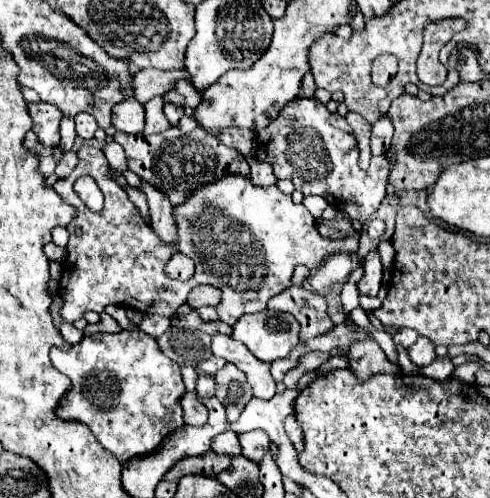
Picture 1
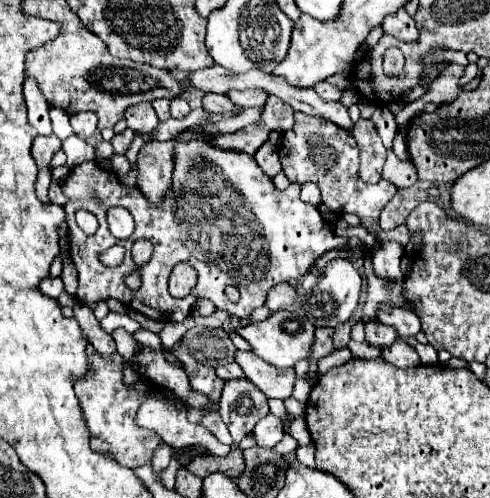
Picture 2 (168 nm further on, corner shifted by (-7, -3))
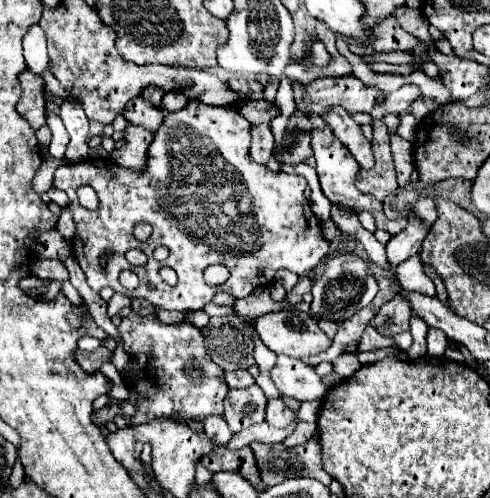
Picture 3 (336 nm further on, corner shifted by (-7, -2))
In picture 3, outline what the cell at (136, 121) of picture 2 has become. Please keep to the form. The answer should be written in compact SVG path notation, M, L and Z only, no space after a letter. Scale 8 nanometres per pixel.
M134 97L124 107L124 117L130 123L136 123L136 125L148 129L148 131L156 131L160 127L160 123L162 123L164 113L160 111L160 107L156 107L154 103L146 101L144 97Z

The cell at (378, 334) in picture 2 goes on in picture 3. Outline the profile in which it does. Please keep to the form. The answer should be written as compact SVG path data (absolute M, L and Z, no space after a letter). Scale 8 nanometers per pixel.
M396 295L394 299L380 307L380 311L372 317L370 325L382 335L398 335L410 329L408 325L410 317L412 317L410 301L404 295Z

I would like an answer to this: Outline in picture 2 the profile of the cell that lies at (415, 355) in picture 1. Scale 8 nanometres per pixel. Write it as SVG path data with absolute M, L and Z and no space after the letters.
M398 338L388 350L382 352L382 358L398 368L410 368L410 366L420 366L420 358L416 354L416 348L410 346L406 340Z

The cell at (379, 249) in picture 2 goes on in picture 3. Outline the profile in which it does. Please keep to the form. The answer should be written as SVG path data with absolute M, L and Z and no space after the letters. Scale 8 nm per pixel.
M412 211L408 213L408 225L404 231L400 231L398 235L394 235L388 245L386 245L386 251L388 251L388 263L390 265L400 265L404 263L408 257L412 255L418 255L420 249L422 249L422 241L424 237L428 235L430 227L420 221Z

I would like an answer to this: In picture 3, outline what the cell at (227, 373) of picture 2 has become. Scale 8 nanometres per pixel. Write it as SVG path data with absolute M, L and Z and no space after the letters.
M238 369L238 371L226 373L226 383L228 383L228 387L236 387L236 389L250 387L250 385L254 385L254 377L246 369Z

